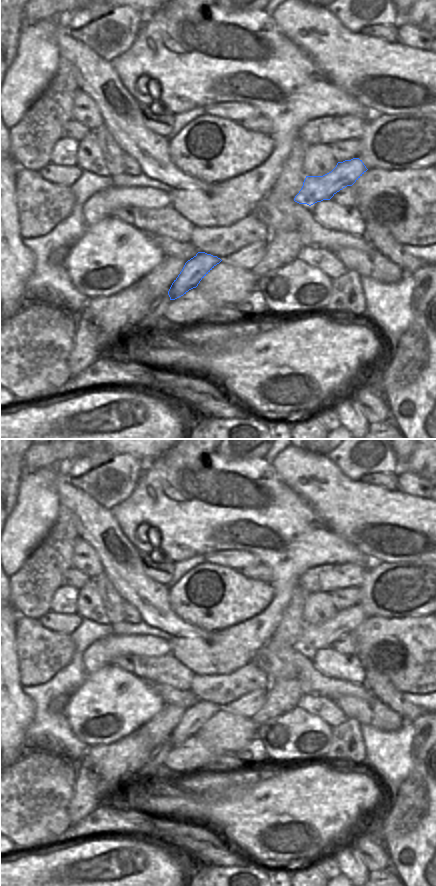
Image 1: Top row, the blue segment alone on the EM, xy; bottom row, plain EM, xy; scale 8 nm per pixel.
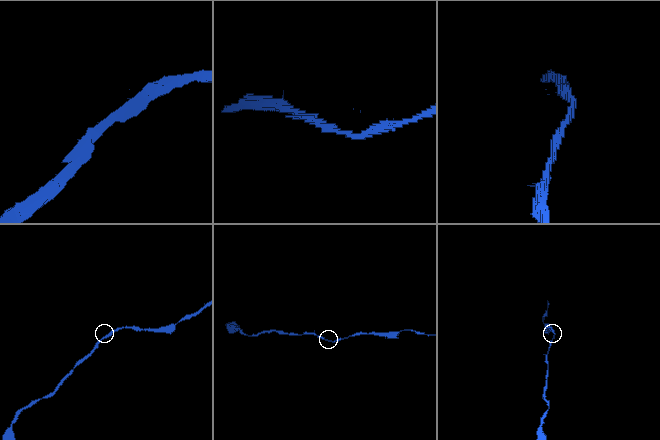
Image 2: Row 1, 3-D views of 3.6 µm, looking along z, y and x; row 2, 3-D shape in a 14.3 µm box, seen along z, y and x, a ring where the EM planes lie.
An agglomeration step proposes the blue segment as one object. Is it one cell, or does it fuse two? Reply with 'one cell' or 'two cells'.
two cells

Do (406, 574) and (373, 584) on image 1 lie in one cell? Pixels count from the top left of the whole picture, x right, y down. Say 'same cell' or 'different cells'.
same cell

